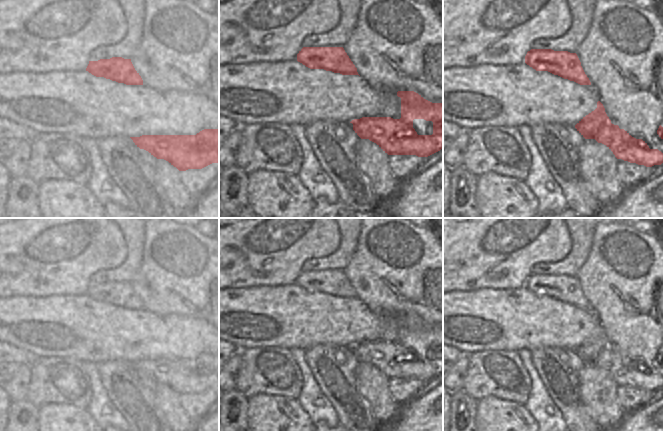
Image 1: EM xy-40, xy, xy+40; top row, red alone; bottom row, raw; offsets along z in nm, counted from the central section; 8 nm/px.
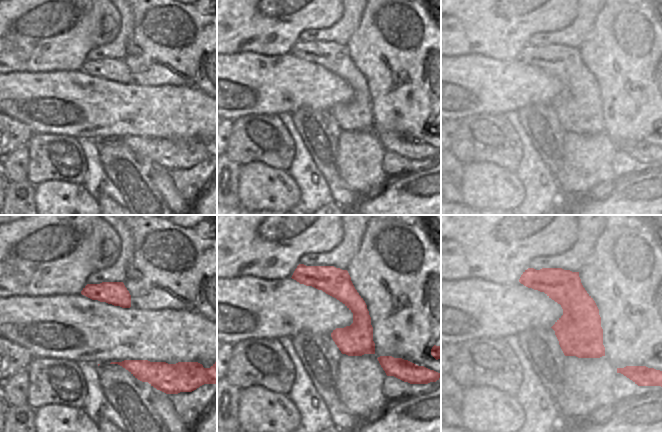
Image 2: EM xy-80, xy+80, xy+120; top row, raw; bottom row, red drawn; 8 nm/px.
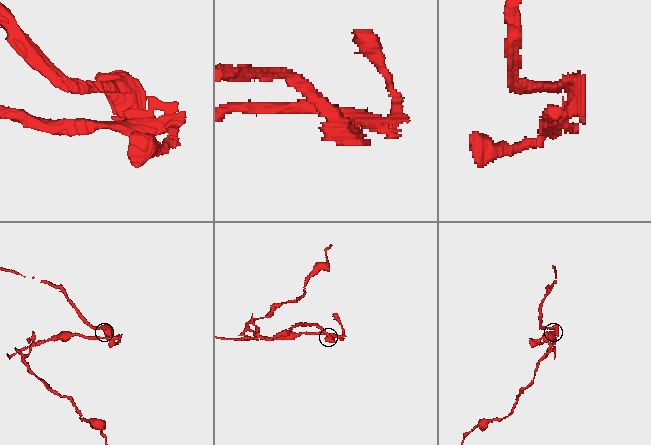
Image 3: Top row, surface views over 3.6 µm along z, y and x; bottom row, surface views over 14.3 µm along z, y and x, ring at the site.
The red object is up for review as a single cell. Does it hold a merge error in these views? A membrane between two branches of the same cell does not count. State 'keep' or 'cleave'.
cleave

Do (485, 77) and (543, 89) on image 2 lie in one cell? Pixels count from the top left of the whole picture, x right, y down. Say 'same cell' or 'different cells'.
same cell

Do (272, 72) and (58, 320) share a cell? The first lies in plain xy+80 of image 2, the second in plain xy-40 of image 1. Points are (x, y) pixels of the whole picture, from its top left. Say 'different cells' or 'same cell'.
same cell

